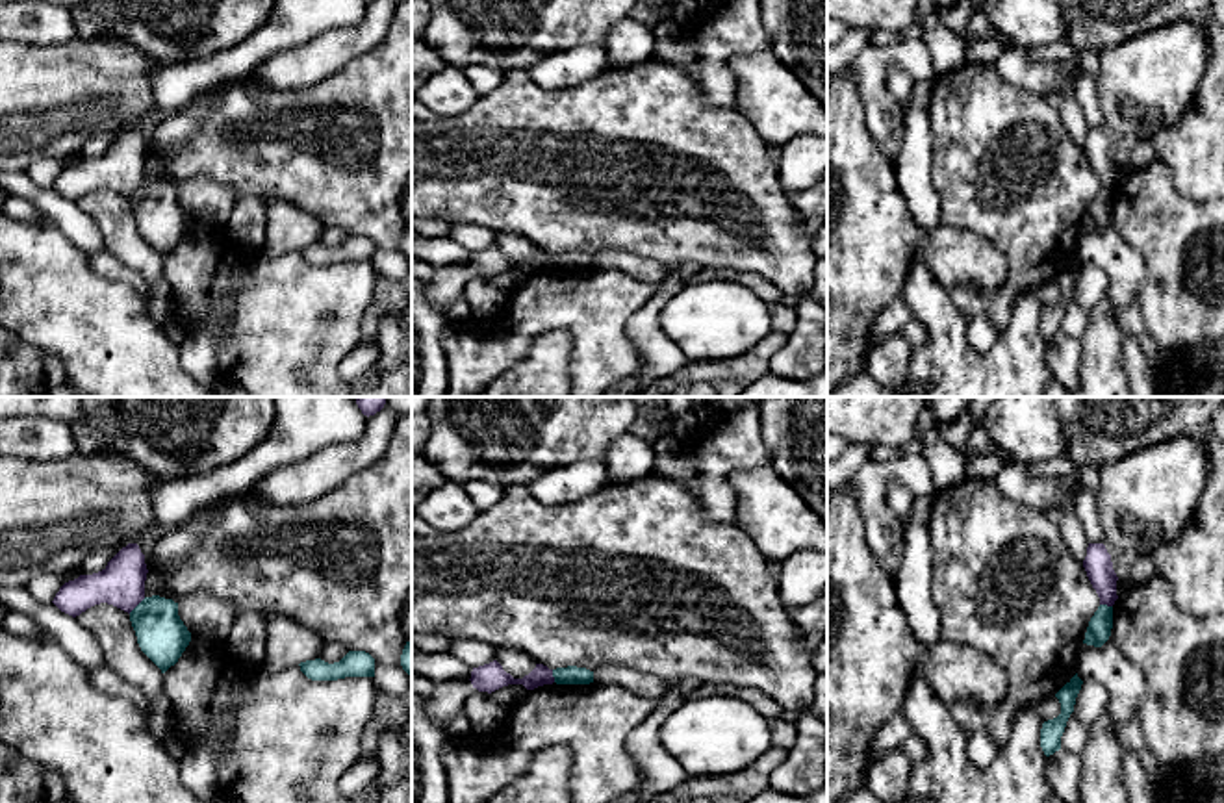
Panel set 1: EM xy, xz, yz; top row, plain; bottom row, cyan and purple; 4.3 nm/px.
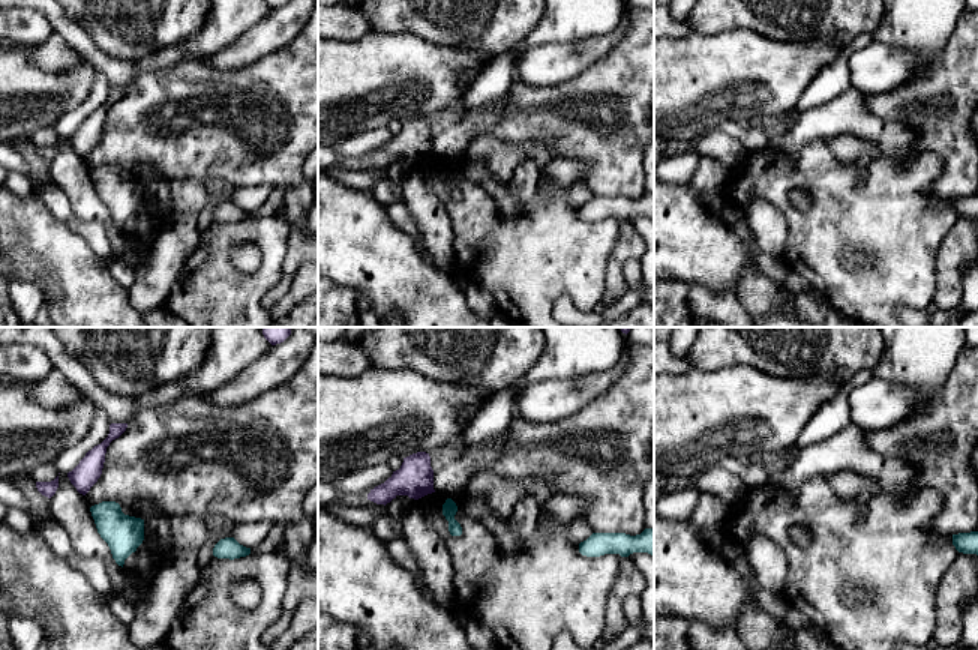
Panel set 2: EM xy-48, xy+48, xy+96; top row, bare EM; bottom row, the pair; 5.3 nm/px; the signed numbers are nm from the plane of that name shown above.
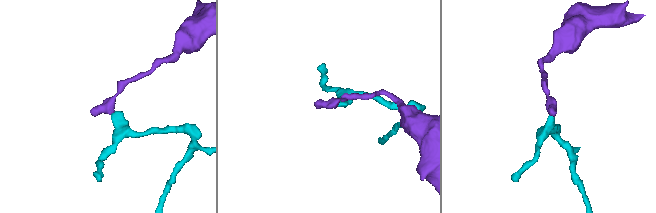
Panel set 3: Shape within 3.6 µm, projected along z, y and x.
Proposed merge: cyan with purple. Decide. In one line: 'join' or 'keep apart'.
keep apart

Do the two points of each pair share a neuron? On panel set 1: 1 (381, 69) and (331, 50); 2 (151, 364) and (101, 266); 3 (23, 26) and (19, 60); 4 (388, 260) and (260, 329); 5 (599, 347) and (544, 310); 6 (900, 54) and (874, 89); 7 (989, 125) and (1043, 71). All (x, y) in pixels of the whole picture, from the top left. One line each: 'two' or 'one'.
1: two
2: two
3: two
4: two
5: one
6: one
7: two

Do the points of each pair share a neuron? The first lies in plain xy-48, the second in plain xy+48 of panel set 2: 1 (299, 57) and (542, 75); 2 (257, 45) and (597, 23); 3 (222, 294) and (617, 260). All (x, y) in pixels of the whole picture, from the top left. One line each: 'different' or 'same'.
1: different
2: different
3: different

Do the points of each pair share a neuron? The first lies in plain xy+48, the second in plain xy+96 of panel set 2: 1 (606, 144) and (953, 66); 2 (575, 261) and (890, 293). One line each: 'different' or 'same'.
1: same
2: same

